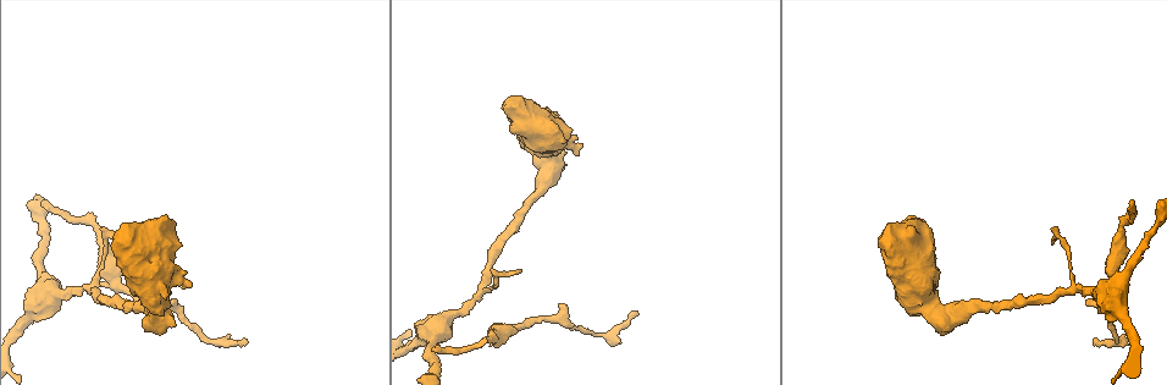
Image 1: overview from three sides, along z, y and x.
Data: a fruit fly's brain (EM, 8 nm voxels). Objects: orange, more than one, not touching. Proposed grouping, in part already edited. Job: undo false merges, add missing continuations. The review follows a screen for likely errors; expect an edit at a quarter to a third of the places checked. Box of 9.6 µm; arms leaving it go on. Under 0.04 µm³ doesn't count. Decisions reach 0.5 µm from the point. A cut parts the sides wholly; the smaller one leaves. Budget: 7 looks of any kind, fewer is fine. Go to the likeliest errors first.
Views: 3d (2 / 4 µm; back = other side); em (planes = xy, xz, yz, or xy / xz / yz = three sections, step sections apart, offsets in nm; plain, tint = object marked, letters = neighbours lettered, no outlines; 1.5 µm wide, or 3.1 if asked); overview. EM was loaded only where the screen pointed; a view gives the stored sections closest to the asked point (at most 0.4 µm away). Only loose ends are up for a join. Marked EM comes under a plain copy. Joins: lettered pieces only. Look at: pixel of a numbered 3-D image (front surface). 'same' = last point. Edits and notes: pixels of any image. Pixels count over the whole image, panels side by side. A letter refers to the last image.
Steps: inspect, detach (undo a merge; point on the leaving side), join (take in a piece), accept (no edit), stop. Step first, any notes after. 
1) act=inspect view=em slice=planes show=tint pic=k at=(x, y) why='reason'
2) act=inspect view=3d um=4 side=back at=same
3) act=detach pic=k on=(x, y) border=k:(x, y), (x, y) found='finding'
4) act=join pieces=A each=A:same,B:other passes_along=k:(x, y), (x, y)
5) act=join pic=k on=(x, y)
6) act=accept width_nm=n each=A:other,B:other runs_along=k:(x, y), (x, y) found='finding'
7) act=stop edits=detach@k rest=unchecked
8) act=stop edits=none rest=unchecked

act=inspect view=3d um=2 pic=1 at=(41, 202) why='free end'

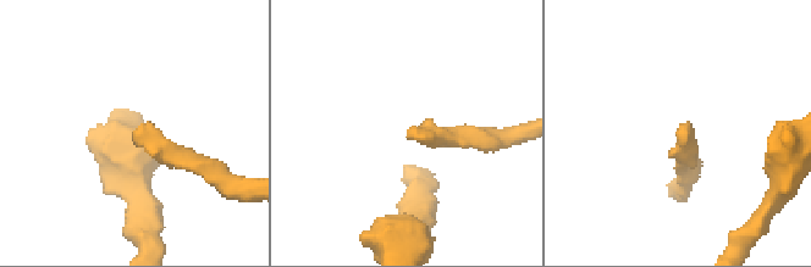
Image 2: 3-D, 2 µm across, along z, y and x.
act=inspect view=em slice=planes show=letters pic=2 at=(676, 132)

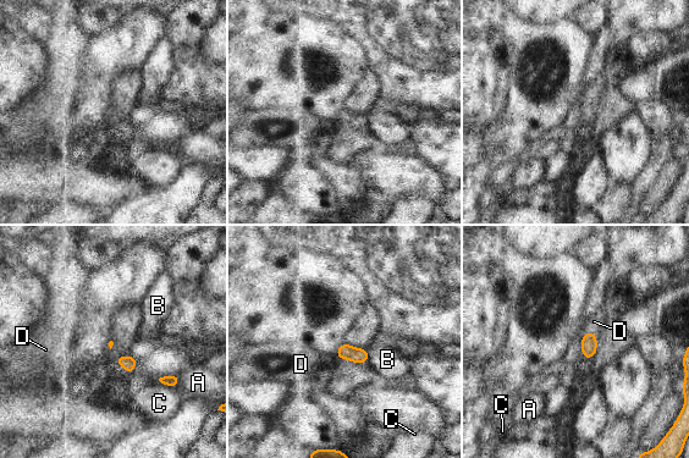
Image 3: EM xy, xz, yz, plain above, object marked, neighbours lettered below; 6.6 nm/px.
act=join pieces=D width_nm=80 longest_contact=C:150nm each=A:other,B:other,C:other,D:same found='it goes on there'

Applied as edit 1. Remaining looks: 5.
act=inspect view=overview why='redraw'

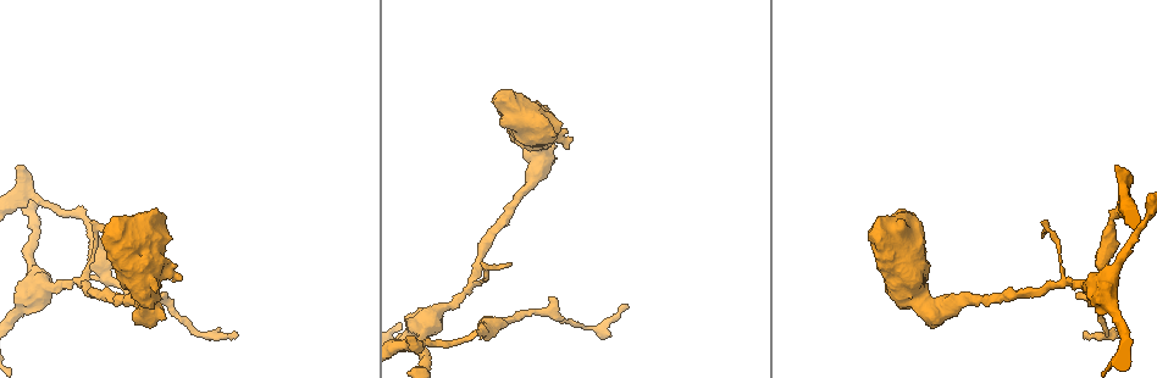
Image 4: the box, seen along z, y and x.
act=inspect view=3d um=4 pic=4 at=(554, 134) why='branch stops here'

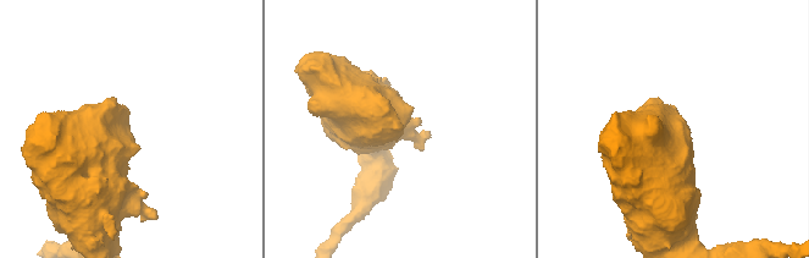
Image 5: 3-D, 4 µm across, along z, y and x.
act=inspect view=em um=3.1 slice=planes show=letters pic=5 at=(124, 107) why='need the tissue'

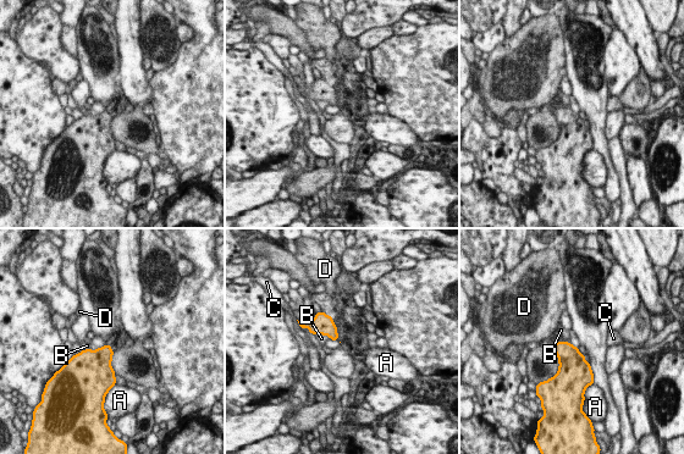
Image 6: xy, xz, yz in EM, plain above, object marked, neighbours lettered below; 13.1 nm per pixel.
act=accept each=A:other,B:other,C:other,D:other border=6:(314, 333), (321, 333), (330, 338) found='no lettered piece goes on from it'

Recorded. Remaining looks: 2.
act=inspect view=em slice=xz step=4 show=tint pic=4 at=(1041, 235) why='branch stops here'

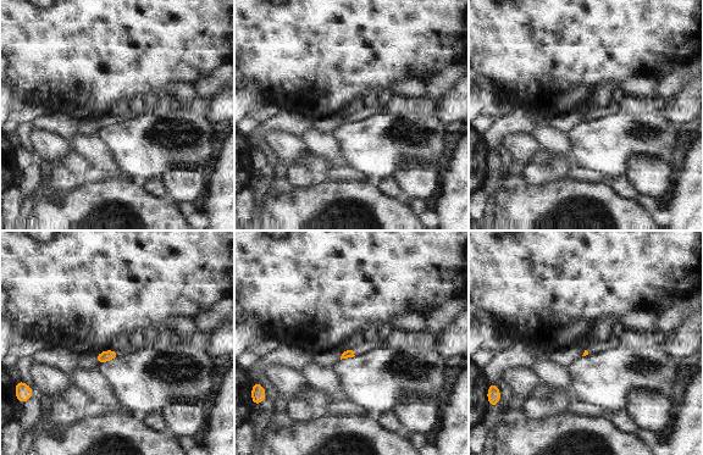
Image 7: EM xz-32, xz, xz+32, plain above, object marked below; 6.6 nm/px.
act=inspect view=em slice=xy step=4 show=letters at=same why='cut it another way'

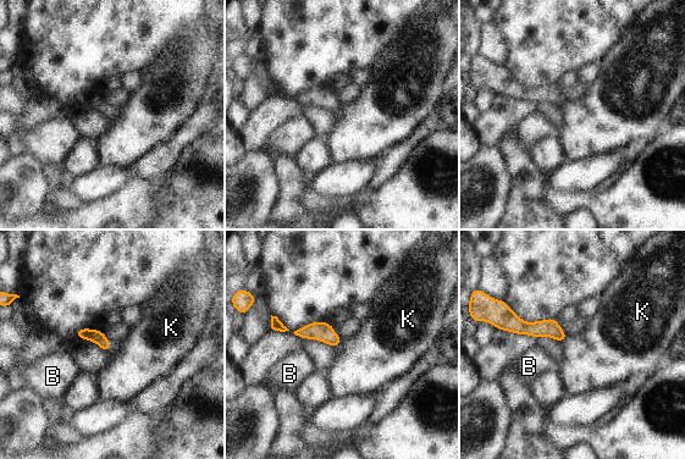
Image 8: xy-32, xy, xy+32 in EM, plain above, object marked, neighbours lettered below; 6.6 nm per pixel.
act=accept each=B:other,K:other runs_along=8:(508, 325), (552, 328), (562, 337) found='none of them fits'

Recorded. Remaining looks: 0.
act=stop edits=join@3 rest=unchecked

